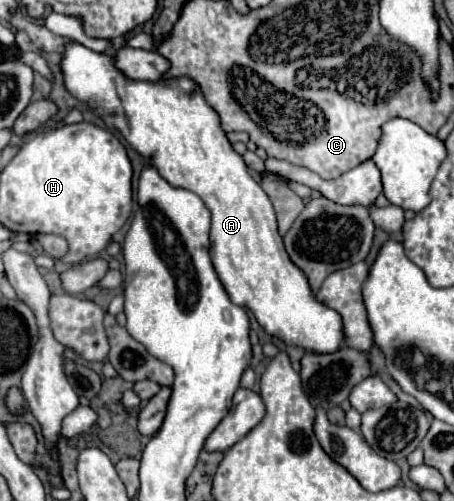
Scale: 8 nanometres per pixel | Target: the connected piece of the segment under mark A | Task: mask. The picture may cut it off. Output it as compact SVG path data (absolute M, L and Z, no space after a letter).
M81 44L67 46L61 60L61 68L65 72L65 86L73 96L103 114L105 122L115 126L145 160L153 162L153 166L171 186L191 190L205 202L207 210L211 212L209 252L217 276L225 286L229 298L235 304L249 308L259 326L267 332L267 336L277 338L285 346L297 346L311 354L339 352L345 346L341 314L313 296L305 272L291 262L283 246L283 238L279 236L277 214L269 196L265 194L261 184L249 174L243 158L231 148L229 140L225 138L225 132L219 126L219 116L215 114L215 110L207 106L199 92L193 92L195 84L189 78L179 78L173 82L159 80L155 84L125 80L125 76L113 66L111 56L97 54Z

